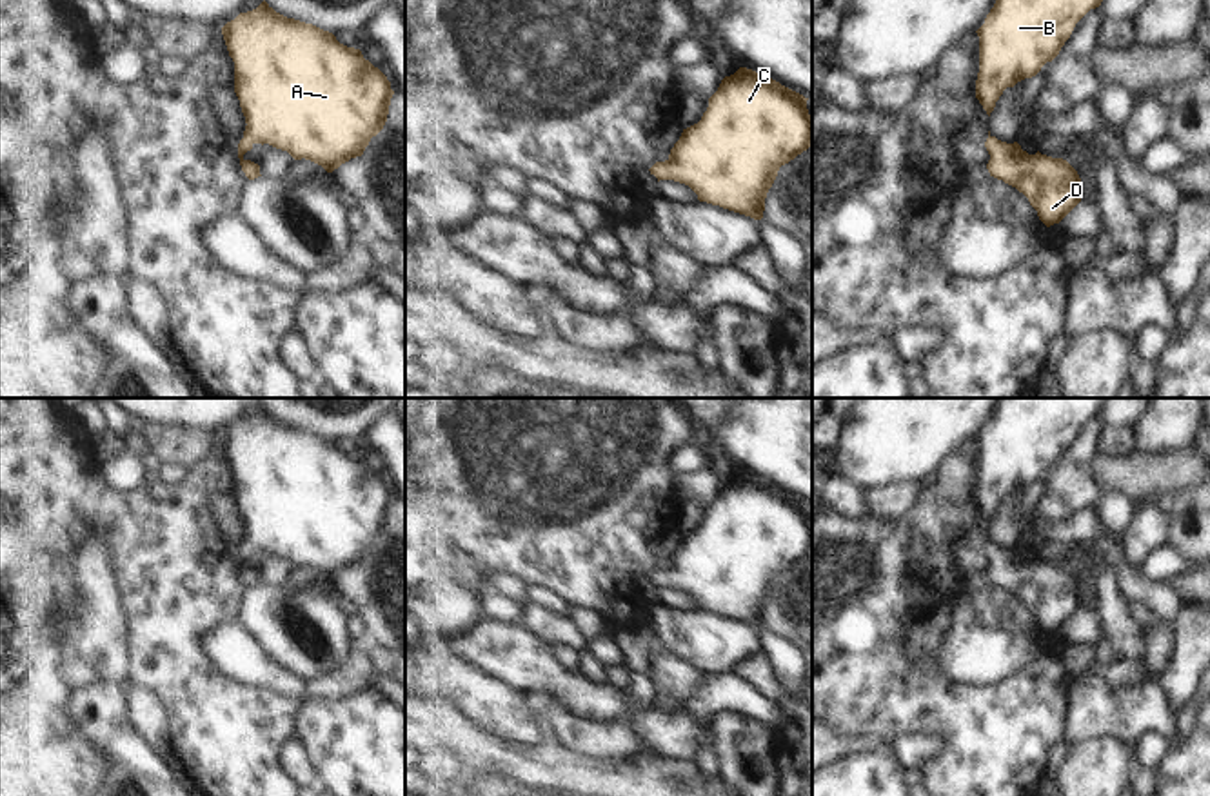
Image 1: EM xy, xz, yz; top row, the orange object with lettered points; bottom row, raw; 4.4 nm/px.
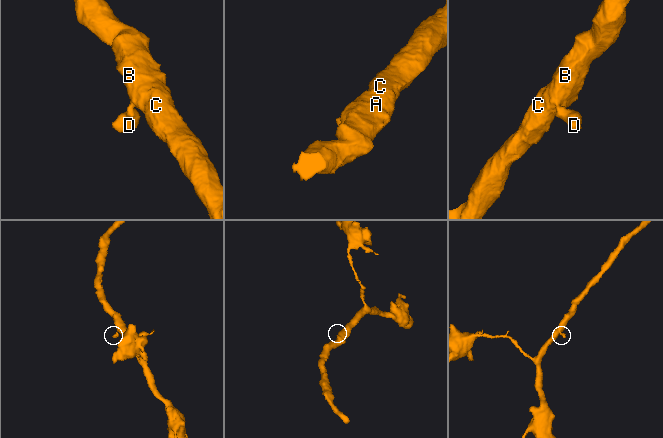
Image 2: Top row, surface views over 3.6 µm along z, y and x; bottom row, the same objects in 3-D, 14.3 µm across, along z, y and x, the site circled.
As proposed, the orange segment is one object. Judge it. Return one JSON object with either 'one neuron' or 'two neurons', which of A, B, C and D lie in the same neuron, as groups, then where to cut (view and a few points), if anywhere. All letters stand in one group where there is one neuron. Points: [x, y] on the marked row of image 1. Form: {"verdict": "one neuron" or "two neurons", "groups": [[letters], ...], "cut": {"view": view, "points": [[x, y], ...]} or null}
{"verdict": "one neuron", "groups": [["A", "B", "C", "D"]], "cut": null}

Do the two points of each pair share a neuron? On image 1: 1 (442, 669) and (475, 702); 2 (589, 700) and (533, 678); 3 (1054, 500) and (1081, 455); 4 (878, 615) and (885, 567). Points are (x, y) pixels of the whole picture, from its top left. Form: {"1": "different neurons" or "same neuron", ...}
{"1": "same neuron", "2": "same neuron", "3": "same neuron", "4": "same neuron"}

